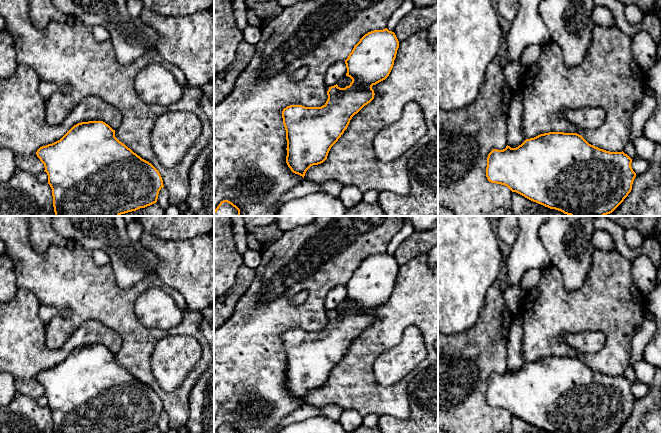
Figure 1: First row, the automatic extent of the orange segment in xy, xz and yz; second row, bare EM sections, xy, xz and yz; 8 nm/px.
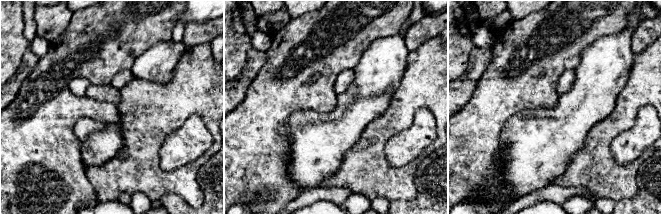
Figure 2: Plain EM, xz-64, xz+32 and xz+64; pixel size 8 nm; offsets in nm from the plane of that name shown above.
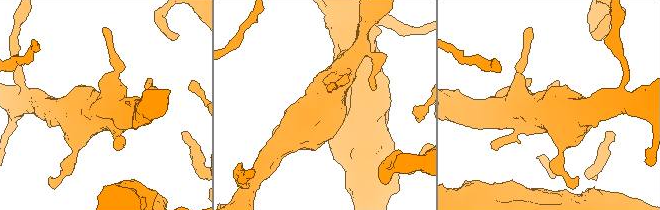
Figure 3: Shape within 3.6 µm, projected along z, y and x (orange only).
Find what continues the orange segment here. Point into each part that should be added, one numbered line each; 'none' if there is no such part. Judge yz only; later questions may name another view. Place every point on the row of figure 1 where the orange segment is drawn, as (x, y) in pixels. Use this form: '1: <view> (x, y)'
none

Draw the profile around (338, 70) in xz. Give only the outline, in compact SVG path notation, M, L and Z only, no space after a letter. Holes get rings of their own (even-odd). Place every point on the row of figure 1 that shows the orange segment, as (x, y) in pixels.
M344 61L332 64L325 74L325 84L328 87L336 85L347 73Z

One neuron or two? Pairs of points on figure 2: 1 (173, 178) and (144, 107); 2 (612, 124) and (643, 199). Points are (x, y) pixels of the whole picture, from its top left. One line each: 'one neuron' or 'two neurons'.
1: one neuron
2: two neurons

